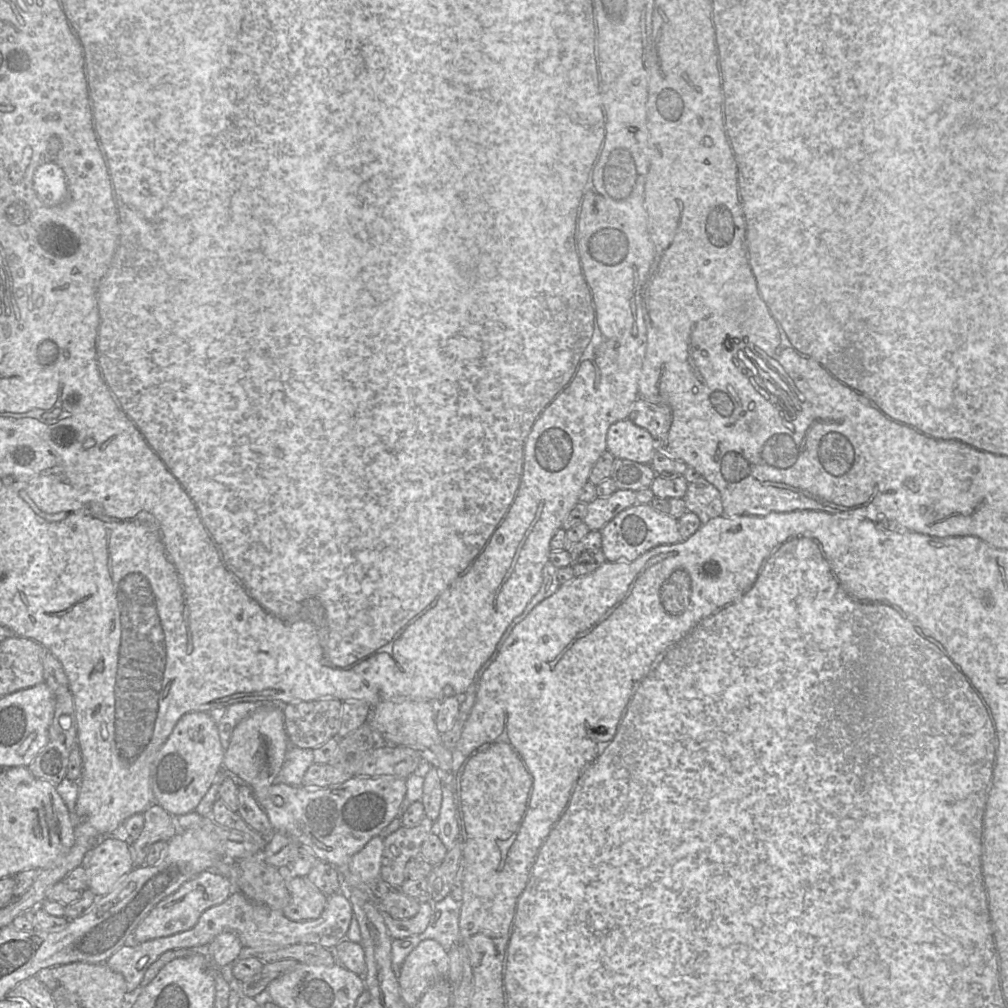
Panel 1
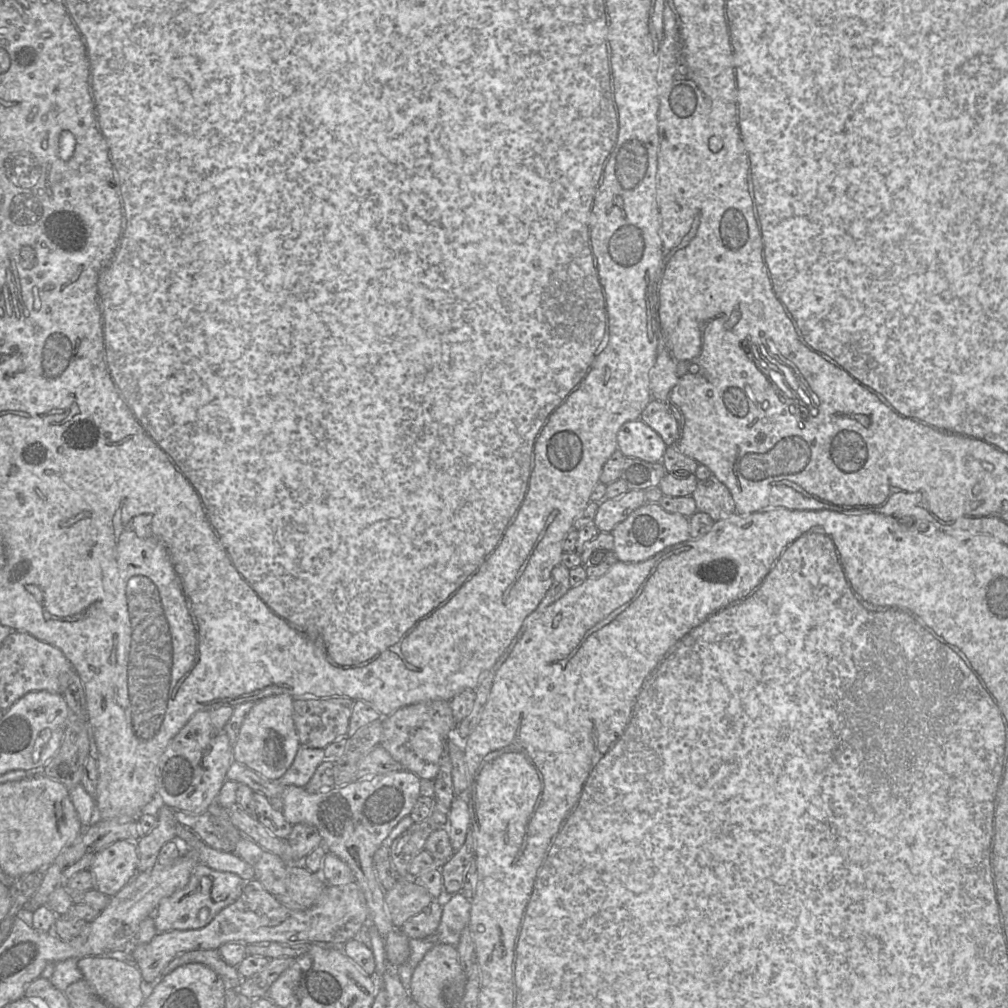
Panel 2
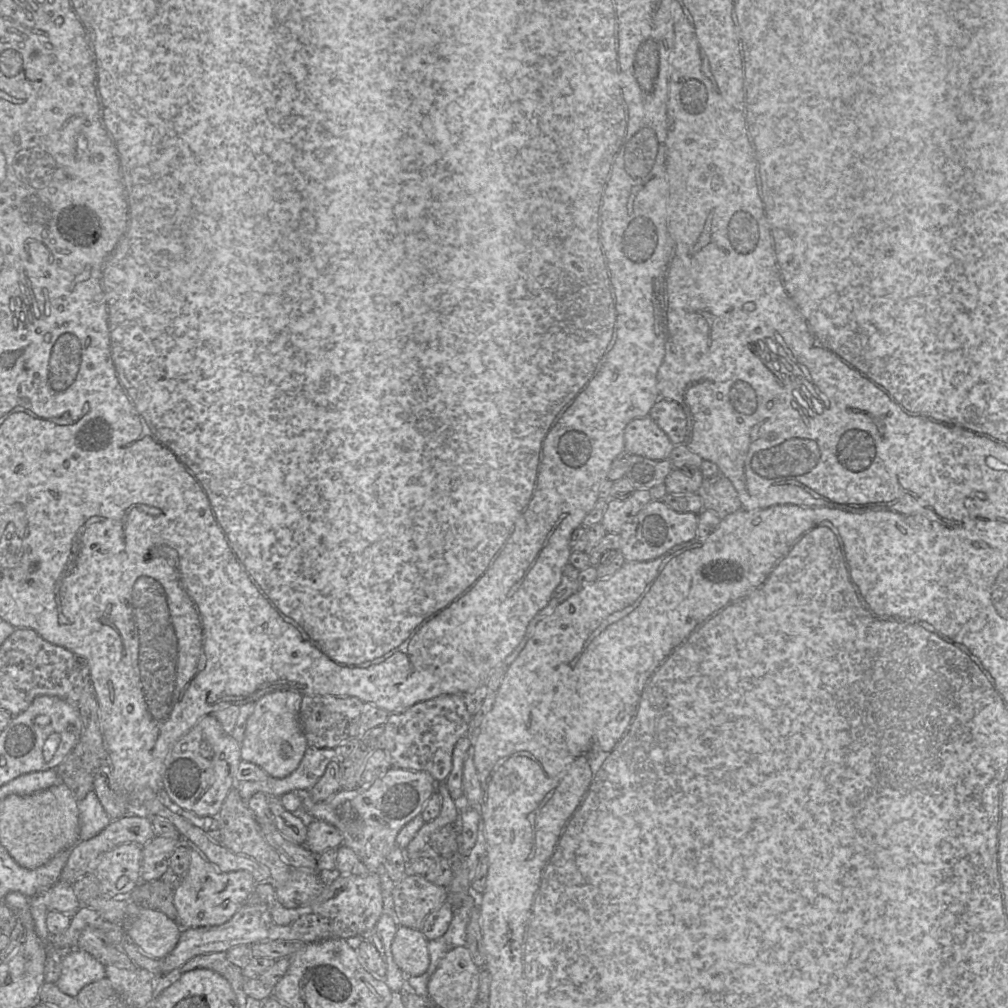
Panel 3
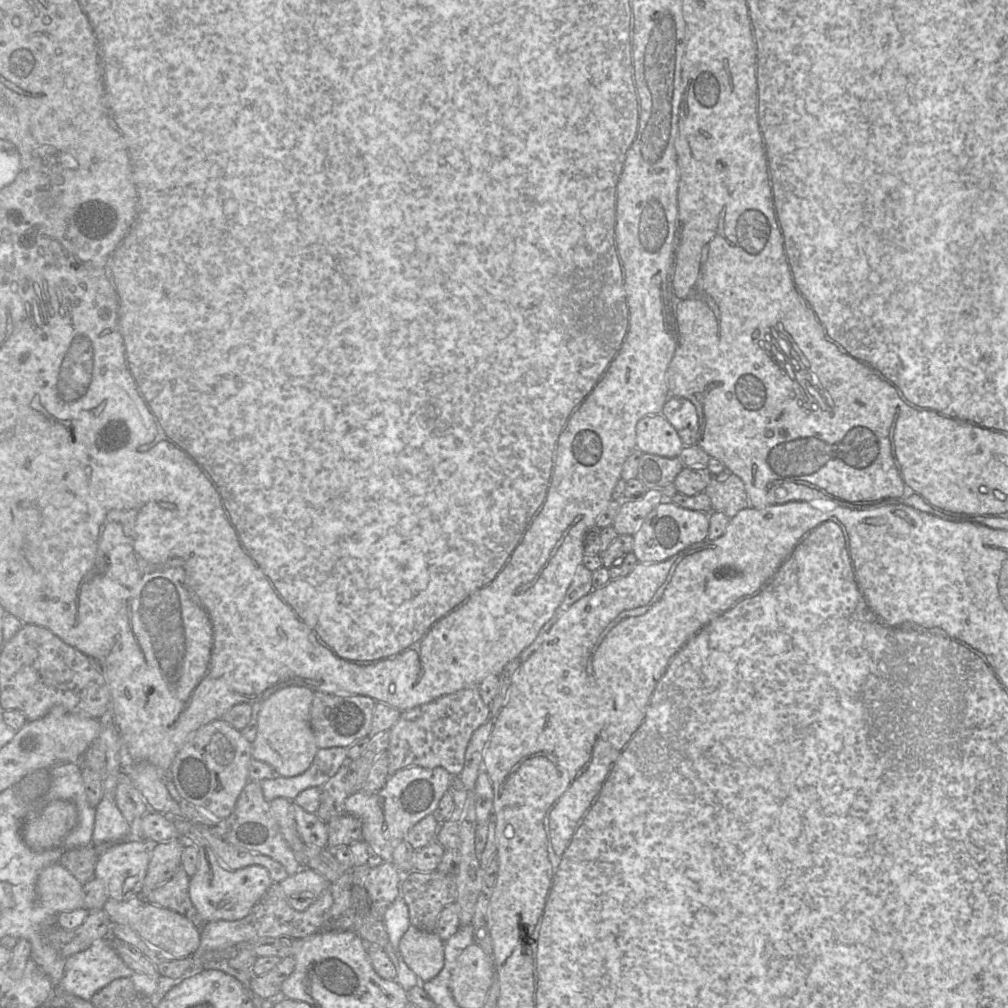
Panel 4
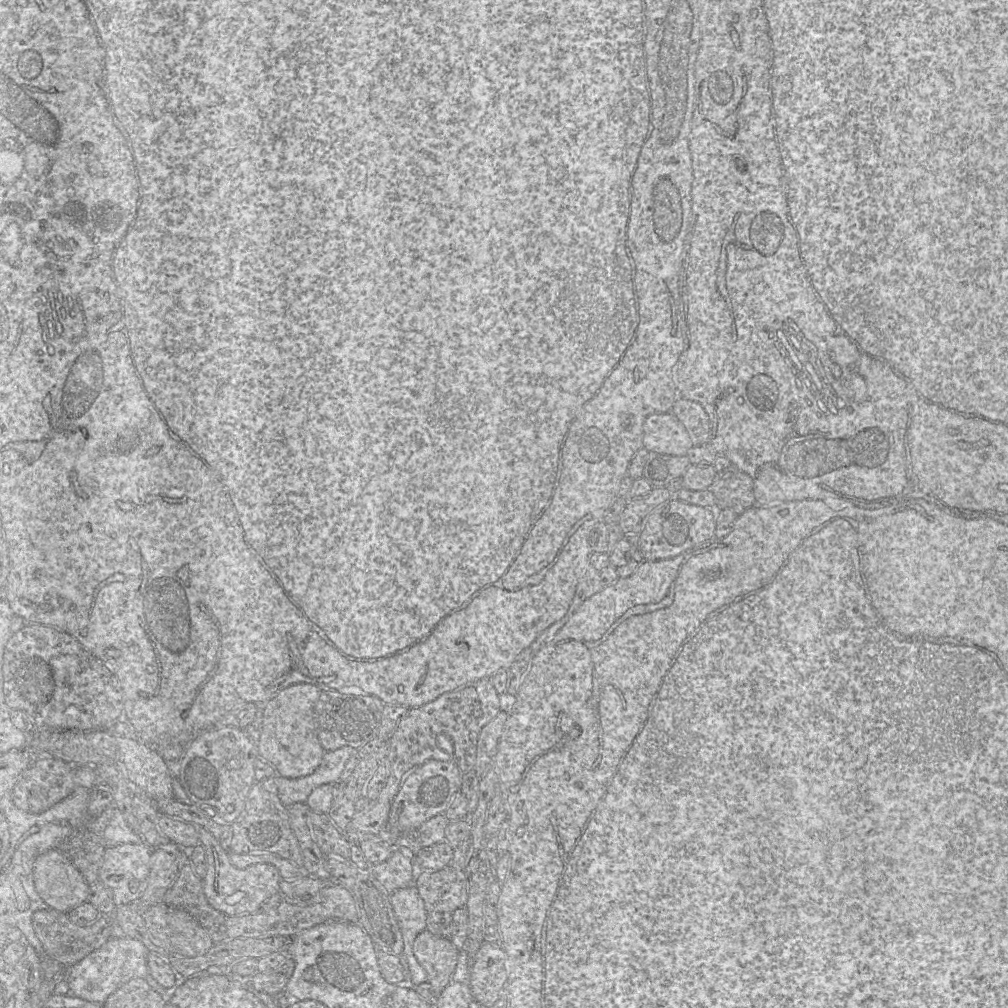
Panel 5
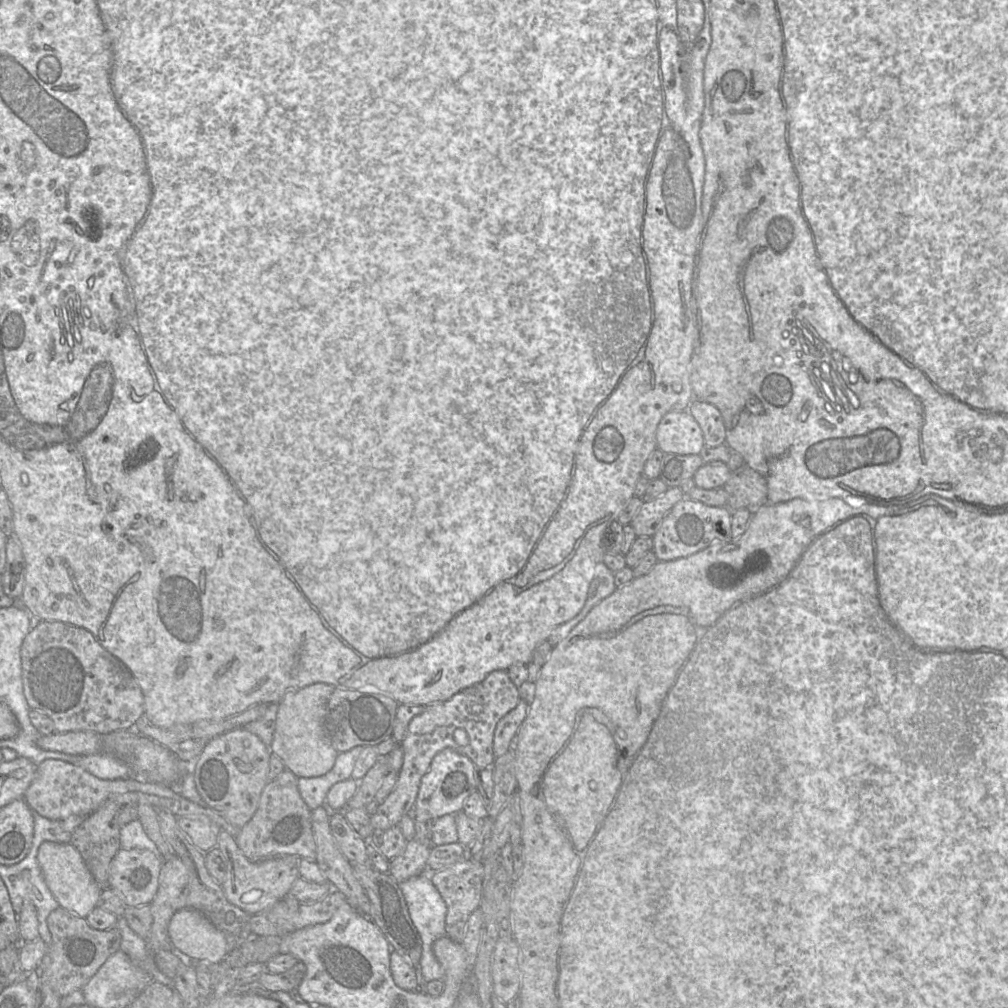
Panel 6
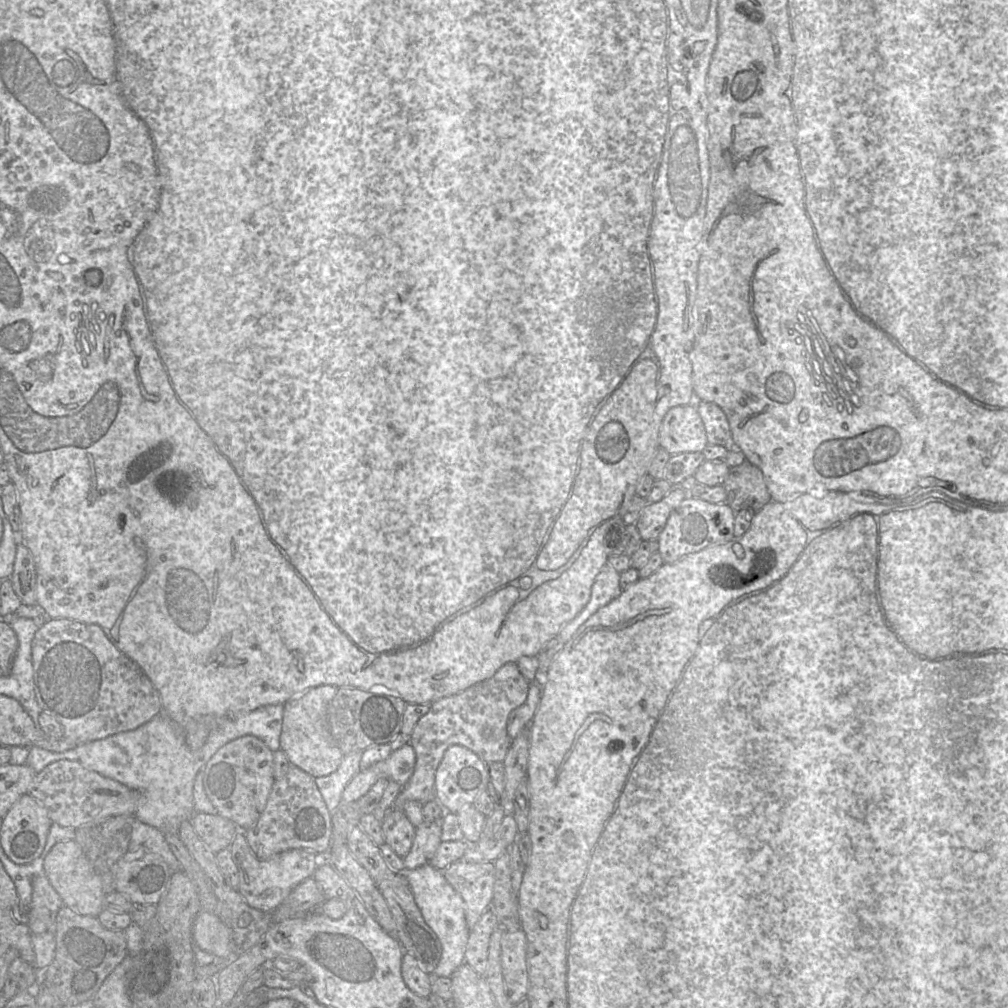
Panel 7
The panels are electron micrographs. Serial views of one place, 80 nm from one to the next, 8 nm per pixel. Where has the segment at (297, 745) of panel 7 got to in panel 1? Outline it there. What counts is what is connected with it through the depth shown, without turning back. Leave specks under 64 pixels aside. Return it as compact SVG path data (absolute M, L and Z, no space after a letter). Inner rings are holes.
M261 704L233 730L225 749L223 770L231 771L249 786L260 804L266 797L267 788L277 781L289 747L282 705Z

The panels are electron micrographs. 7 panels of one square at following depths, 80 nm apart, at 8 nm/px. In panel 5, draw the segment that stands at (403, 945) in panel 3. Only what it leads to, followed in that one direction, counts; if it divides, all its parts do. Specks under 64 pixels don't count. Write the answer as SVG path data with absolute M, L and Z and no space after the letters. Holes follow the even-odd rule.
M427 930L413 942L413 954L427 974L427 983L440 994L449 984L455 971L459 951L452 941Z

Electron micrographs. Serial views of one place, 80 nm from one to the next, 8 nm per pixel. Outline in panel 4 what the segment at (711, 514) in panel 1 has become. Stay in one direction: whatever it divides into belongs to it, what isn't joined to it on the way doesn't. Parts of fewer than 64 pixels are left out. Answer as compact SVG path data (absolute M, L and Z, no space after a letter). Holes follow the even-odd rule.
M729 470L712 475L704 492L711 500L711 510L722 512L729 518L748 507L743 481Z

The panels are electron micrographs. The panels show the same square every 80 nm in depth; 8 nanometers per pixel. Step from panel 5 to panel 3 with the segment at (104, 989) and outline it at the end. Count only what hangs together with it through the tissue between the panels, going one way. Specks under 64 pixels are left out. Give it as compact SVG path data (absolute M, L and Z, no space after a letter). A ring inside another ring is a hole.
M73 949L63 955L61 975L55 985L76 997L86 985L105 978L105 966L88 952Z

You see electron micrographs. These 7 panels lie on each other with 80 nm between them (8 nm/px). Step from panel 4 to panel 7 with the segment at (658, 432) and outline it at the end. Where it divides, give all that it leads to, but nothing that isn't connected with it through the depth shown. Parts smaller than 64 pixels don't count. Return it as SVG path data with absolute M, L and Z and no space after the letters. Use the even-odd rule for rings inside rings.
M696 405L677 406L665 414L660 427L659 444L671 455L702 453L708 441Z

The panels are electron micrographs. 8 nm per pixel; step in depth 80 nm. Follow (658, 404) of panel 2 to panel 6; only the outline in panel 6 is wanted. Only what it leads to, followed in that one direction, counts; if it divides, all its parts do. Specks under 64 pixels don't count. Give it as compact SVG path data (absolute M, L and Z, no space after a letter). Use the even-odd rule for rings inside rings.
M693 400L687 411L698 422L706 446L720 446L725 444L726 429L720 411L712 404Z

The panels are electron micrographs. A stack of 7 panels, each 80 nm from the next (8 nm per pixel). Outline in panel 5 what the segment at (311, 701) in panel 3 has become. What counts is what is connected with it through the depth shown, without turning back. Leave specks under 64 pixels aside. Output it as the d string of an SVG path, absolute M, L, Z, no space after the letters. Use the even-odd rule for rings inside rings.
M322 690L314 708L317 735L321 746L325 751L333 751L345 746L358 748L376 738L384 707L384 702L376 696Z

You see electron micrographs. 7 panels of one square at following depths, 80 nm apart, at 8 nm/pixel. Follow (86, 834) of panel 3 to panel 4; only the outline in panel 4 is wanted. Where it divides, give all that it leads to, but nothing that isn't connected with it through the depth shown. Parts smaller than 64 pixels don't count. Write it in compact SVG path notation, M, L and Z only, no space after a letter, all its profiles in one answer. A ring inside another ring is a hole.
M103 797L95 809L92 844L117 844L126 840L130 822L122 815L114 799Z

